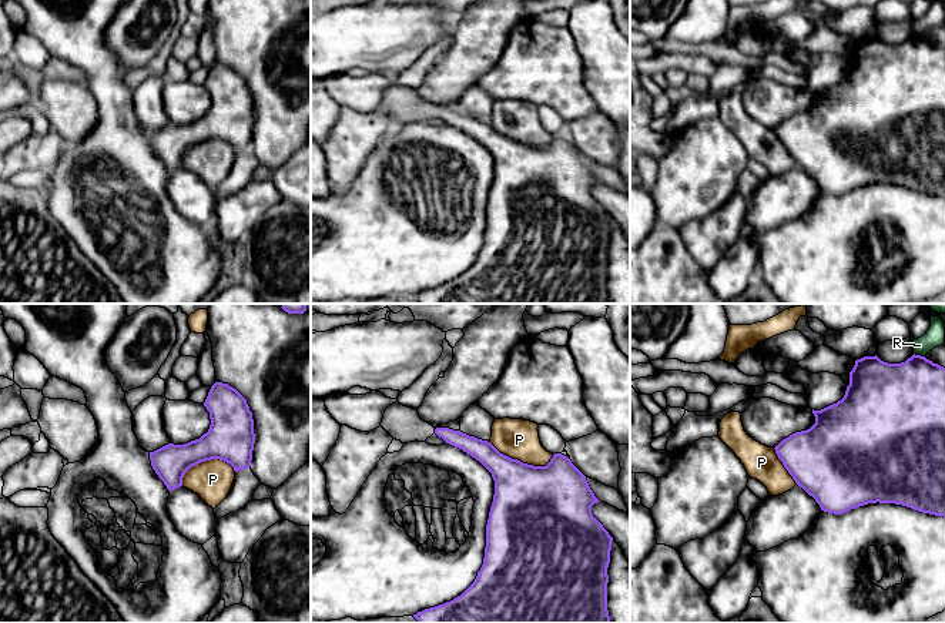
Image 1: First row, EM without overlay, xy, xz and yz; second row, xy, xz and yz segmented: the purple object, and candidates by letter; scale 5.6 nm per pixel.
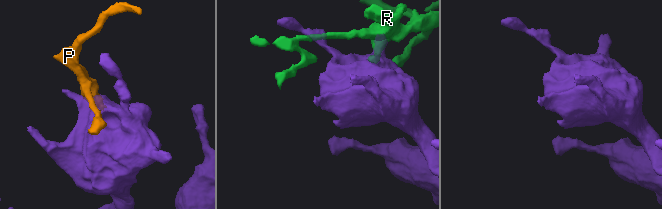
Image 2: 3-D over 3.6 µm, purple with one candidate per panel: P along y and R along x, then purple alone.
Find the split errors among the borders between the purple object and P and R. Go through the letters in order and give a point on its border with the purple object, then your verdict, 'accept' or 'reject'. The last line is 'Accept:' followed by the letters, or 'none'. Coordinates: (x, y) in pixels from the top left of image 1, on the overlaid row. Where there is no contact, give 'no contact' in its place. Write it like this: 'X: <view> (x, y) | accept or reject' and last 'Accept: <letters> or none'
P: xz (522, 462) | accept
R: yz (920, 355) | reject
Accept: P

